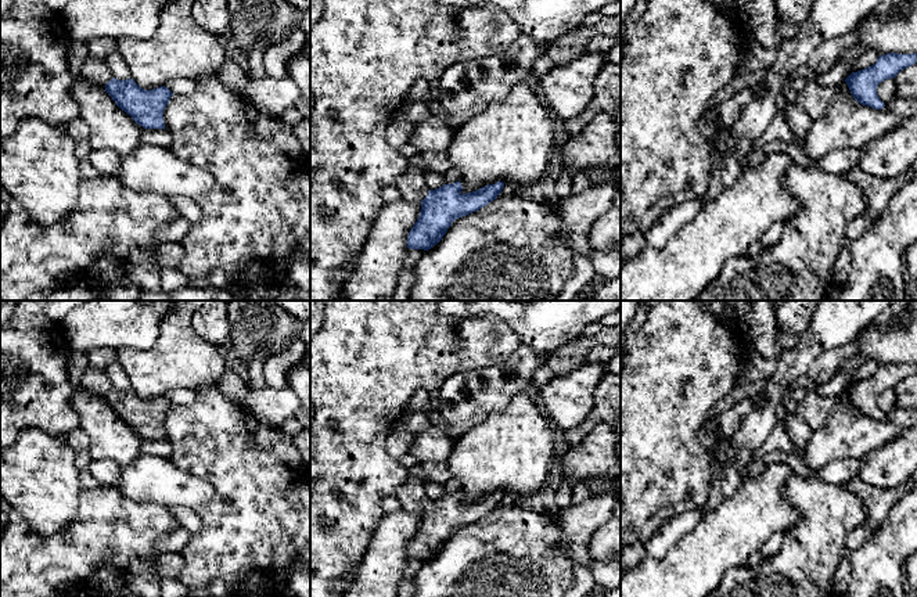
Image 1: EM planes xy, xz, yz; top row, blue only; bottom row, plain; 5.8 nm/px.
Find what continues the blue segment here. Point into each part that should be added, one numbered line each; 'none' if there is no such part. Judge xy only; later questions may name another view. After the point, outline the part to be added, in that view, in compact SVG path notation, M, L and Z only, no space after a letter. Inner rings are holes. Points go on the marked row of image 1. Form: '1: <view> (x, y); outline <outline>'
none

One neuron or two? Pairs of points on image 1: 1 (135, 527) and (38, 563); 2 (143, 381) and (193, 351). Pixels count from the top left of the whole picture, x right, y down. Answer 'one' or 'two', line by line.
1: one
2: one

